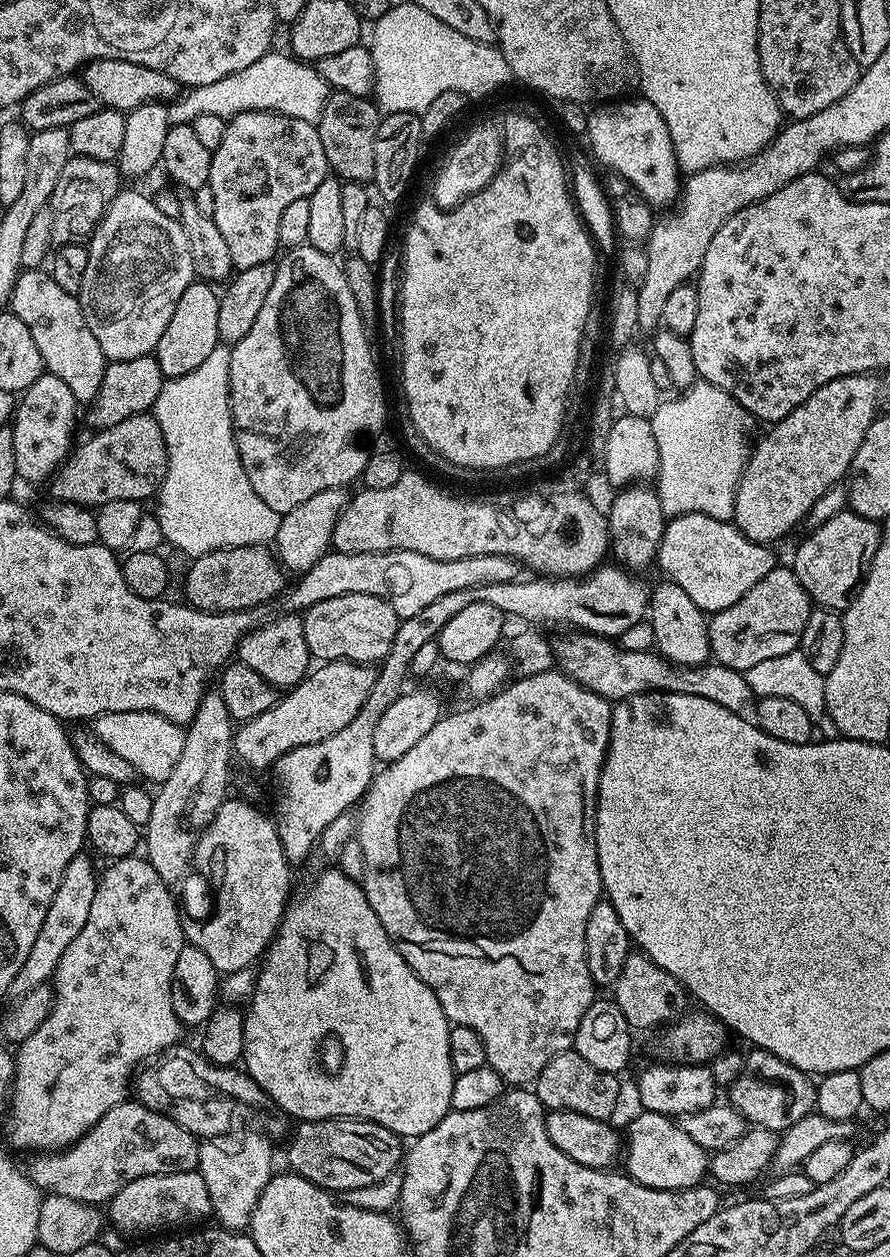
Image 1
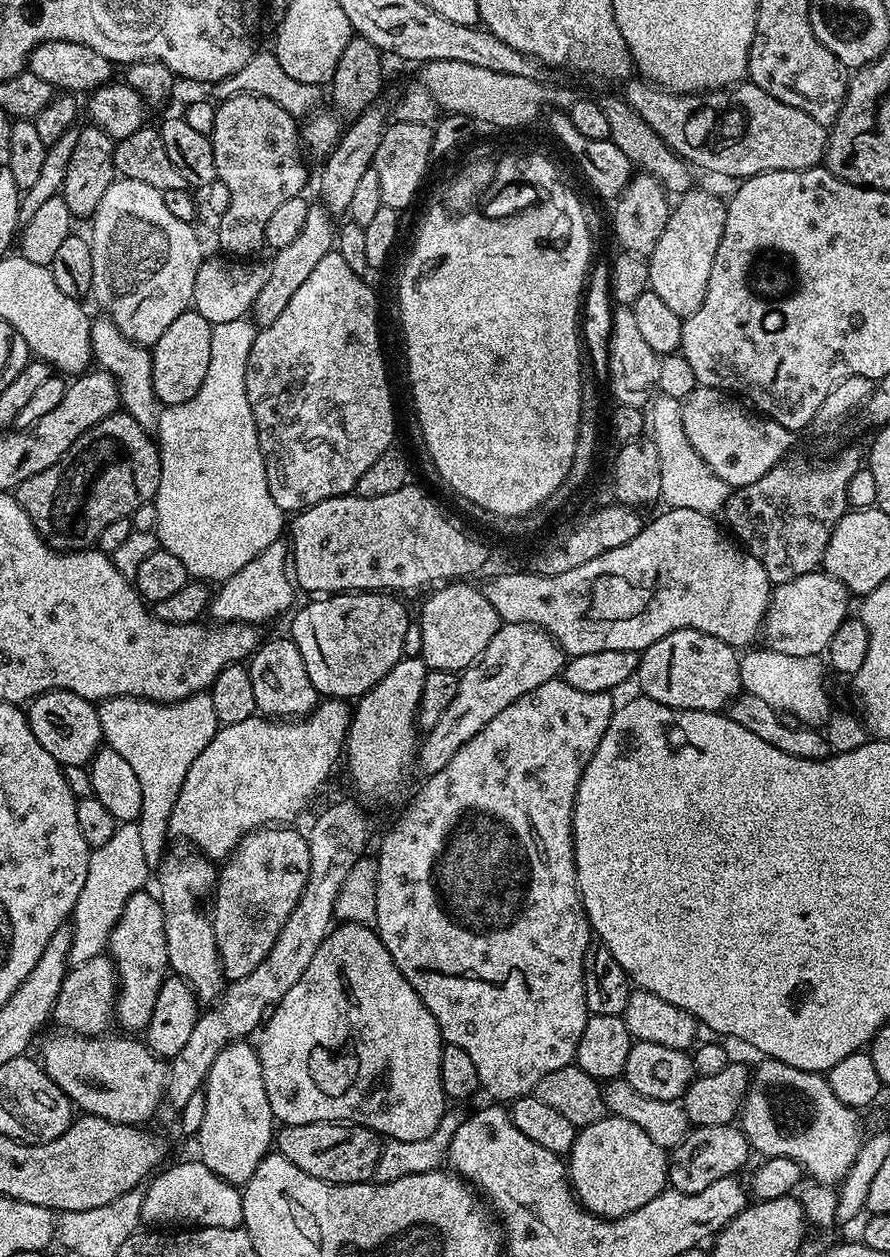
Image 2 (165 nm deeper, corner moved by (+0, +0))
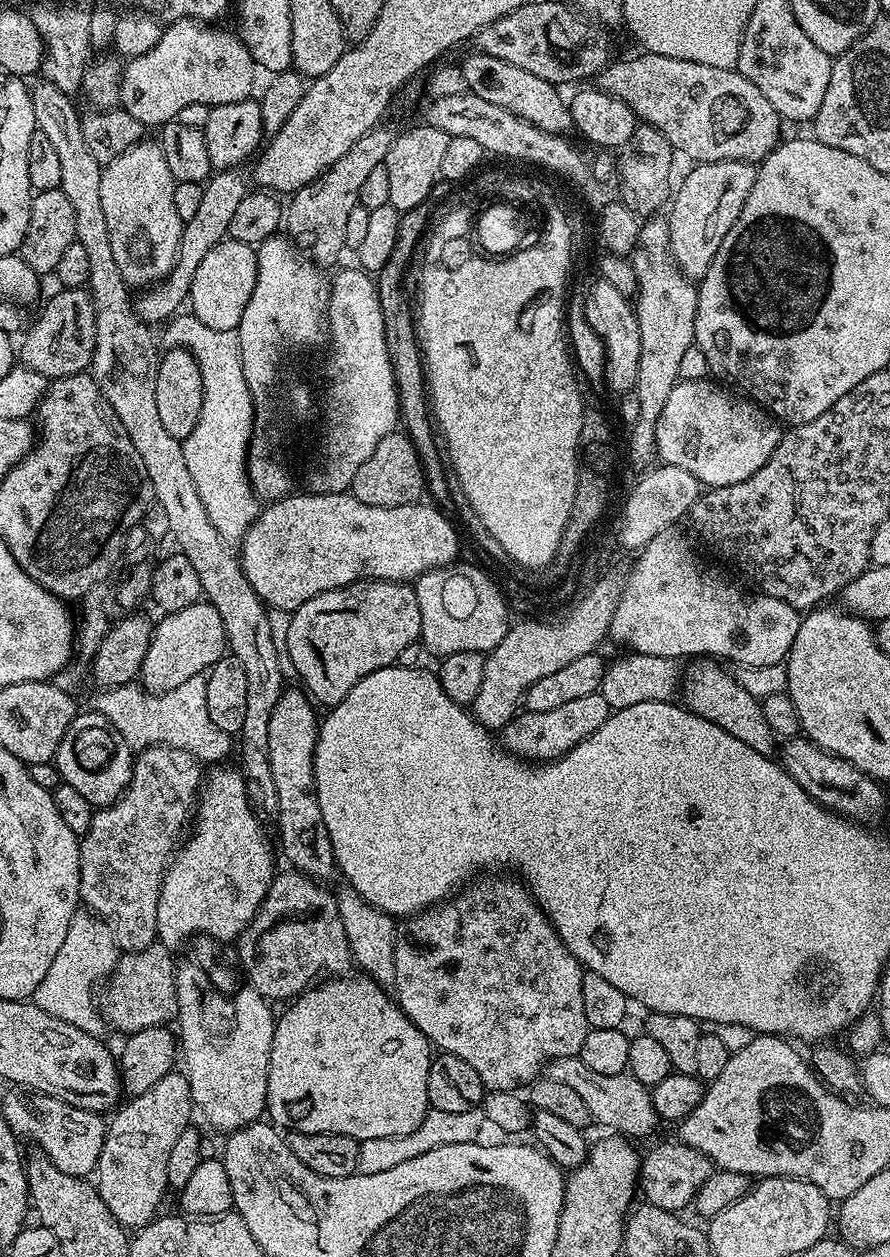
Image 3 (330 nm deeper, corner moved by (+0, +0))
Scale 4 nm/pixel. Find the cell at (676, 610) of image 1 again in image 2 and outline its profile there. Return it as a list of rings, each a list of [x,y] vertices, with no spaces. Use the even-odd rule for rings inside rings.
[[[683,628],[674,630],[649,648],[639,653],[640,666],[636,669],[635,683],[640,683],[639,691],[649,696],[662,706],[670,706],[678,710],[702,710],[703,712],[720,712],[741,695],[740,687],[740,656],[732,645],[706,634],[702,630]]]

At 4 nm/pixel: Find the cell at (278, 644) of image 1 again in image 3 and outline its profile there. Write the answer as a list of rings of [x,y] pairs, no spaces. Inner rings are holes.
[[[289,687],[287,690],[281,692],[278,698],[277,705],[274,706],[274,714],[270,714],[270,774],[274,778],[274,794],[278,794],[278,802],[276,803],[276,811],[274,813],[274,819],[276,824],[280,827],[280,844],[278,840],[278,848],[284,851],[284,856],[289,860],[291,867],[295,871],[302,872],[306,876],[311,876],[313,880],[317,882],[328,882],[332,876],[336,867],[336,859],[332,853],[332,847],[330,846],[330,834],[326,834],[326,822],[322,822],[322,810],[318,806],[318,794],[316,793],[316,783],[314,782],[314,753],[316,752],[316,734],[318,731],[318,715],[316,716],[317,709],[314,707],[313,701],[310,699],[307,691],[301,690],[299,687]]]

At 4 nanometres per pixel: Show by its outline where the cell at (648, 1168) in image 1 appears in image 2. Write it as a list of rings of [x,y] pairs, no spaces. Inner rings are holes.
[[[609,1114],[577,1131],[574,1146],[566,1153],[566,1167],[568,1179],[572,1182],[572,1190],[583,1208],[593,1212],[595,1216],[617,1220],[620,1216],[638,1210],[638,1206],[646,1206],[650,1198],[658,1198],[658,1194],[669,1187],[668,1158],[669,1153],[666,1149],[658,1146],[658,1142],[653,1142],[646,1135],[646,1130],[634,1126],[634,1122],[626,1118]]]

